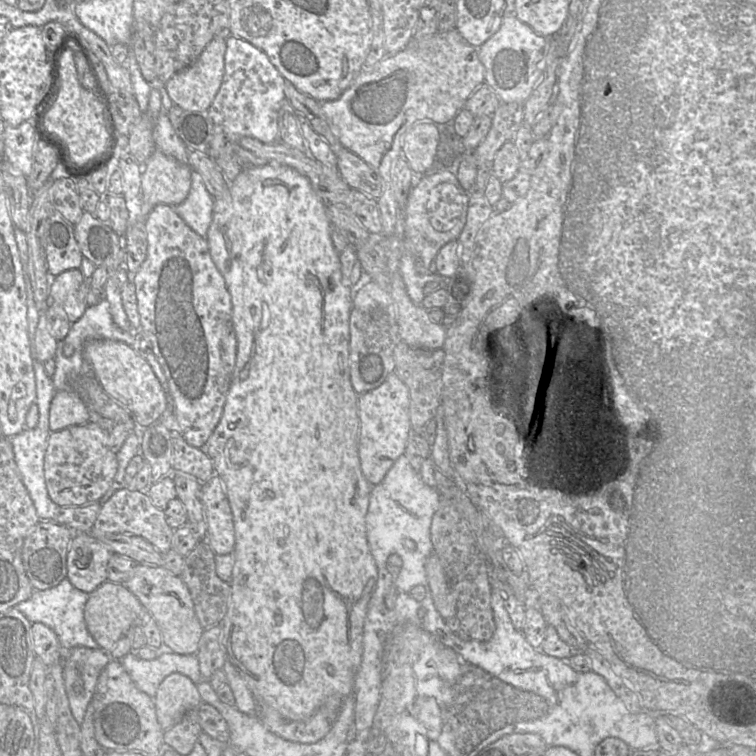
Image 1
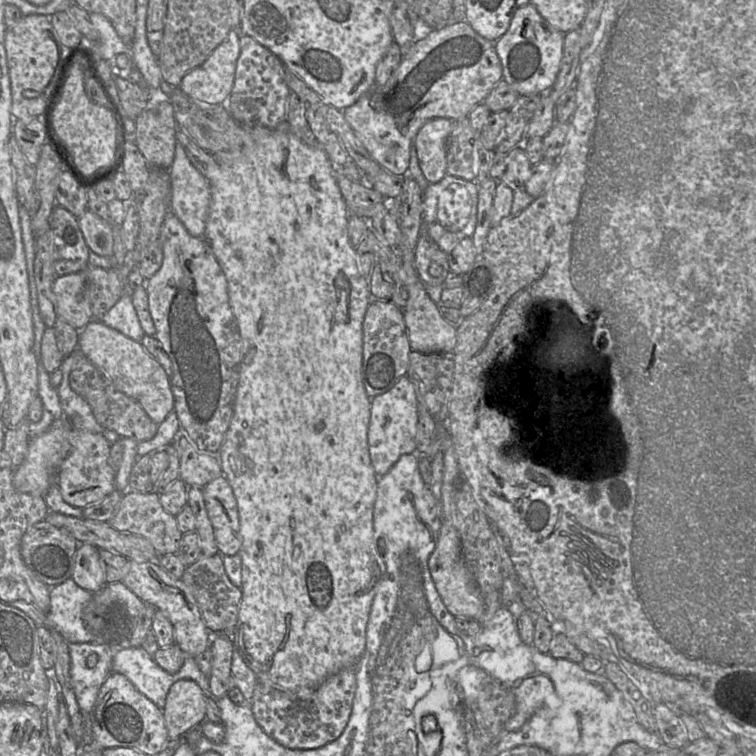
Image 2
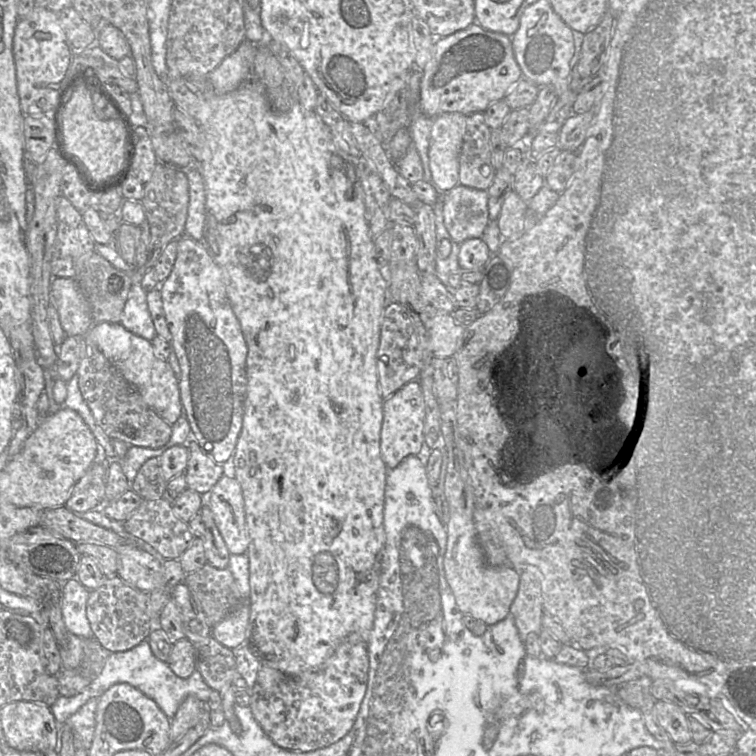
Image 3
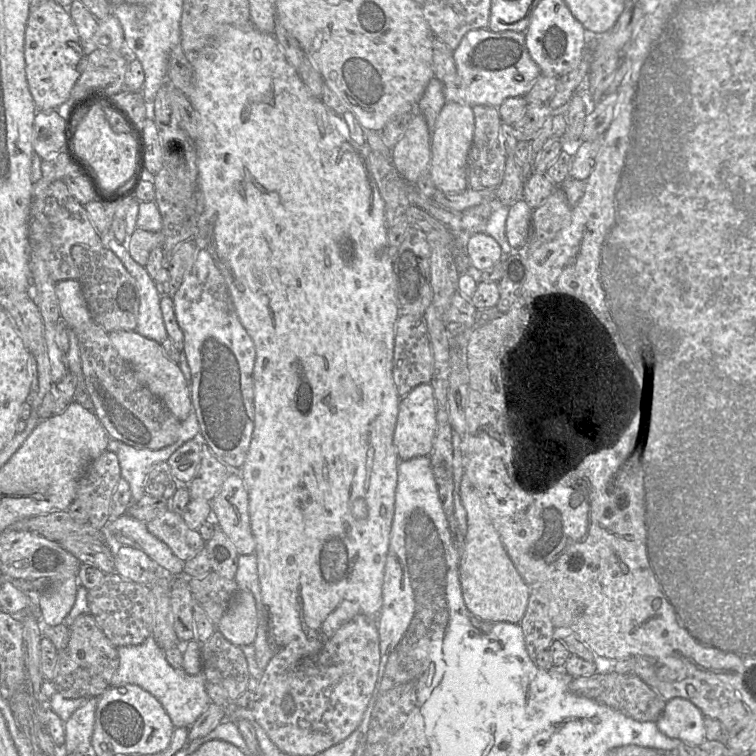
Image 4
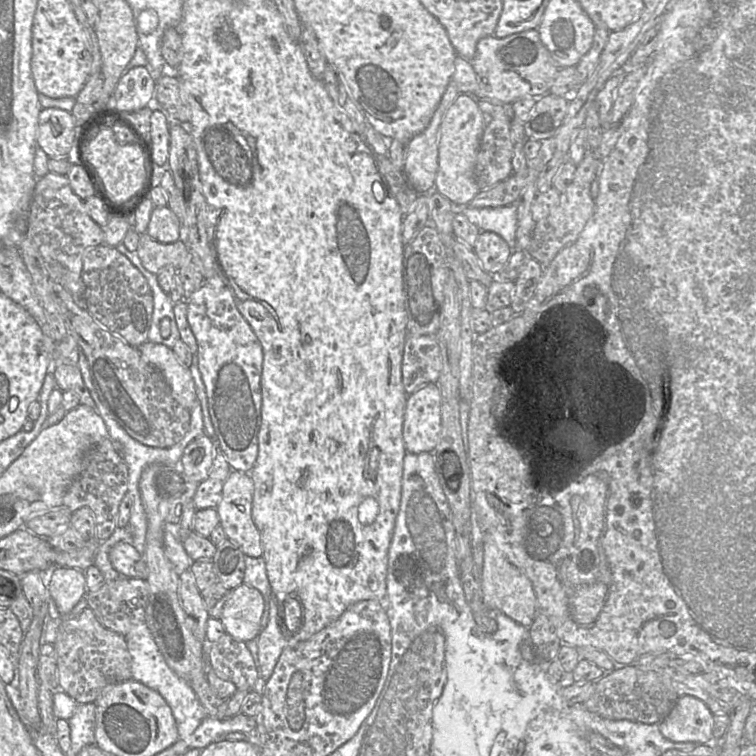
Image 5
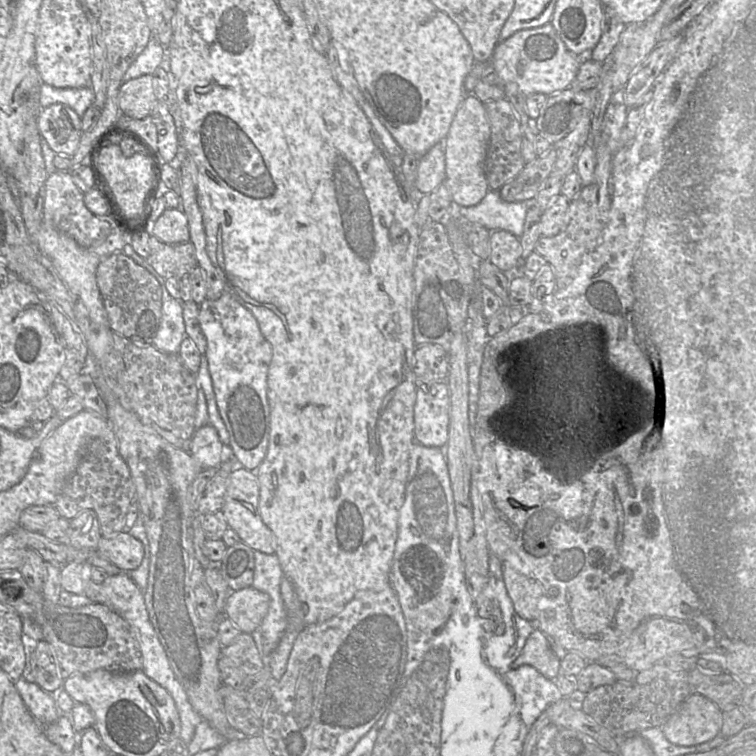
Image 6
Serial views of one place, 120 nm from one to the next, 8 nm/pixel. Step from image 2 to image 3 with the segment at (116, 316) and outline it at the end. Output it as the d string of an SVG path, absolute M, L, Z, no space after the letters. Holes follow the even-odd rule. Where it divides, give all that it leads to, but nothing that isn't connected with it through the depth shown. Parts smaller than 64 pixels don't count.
M140 283L133 284L129 291L120 324L133 334L149 341L157 336L147 305L147 292Z

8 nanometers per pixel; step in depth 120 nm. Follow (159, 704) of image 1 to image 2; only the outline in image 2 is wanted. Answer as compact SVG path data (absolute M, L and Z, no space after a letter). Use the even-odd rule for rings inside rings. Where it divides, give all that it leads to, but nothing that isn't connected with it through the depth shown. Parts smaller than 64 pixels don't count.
M180 679L170 688L162 709L170 740L178 740L206 721L207 695L193 680Z

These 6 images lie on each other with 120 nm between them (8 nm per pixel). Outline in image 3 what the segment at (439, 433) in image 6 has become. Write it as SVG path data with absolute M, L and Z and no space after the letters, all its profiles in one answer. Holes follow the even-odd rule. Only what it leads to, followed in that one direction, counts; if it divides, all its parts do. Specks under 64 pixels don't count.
M413 380L383 400L380 454L387 469L395 468L408 456L416 456L424 446L425 404L421 384Z

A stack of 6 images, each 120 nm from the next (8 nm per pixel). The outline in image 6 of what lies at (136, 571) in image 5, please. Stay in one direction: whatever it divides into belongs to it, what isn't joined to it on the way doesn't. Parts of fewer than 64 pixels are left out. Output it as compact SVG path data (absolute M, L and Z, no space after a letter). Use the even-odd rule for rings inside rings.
M120 532L111 538L101 538L98 552L123 572L137 569L144 557L143 544L129 533Z

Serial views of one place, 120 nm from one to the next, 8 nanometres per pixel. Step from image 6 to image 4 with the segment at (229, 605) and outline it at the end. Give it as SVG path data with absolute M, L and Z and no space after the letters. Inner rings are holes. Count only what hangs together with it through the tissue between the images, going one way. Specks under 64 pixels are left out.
M238 590L229 609L222 616L216 630L235 646L252 645L257 632L258 618L253 595Z

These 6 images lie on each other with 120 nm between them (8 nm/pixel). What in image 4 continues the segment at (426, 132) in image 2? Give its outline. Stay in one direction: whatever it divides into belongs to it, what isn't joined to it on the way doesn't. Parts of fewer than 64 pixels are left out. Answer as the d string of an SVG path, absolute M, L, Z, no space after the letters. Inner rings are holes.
M446 101L431 132L429 176L437 190L446 193L461 193L468 189L467 158L473 141L474 127L472 106Z

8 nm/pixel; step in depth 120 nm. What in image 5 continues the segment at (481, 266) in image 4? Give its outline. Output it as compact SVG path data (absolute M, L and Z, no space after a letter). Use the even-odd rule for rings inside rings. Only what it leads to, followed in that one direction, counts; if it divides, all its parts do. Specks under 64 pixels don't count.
M481 232L473 250L484 270L490 274L499 272L506 265L513 251L503 238L492 232Z

